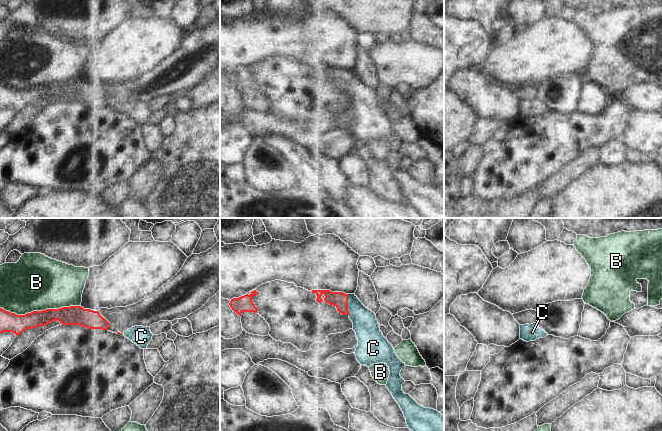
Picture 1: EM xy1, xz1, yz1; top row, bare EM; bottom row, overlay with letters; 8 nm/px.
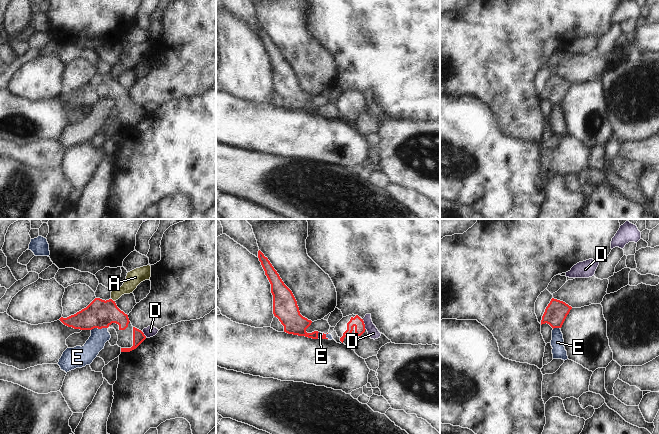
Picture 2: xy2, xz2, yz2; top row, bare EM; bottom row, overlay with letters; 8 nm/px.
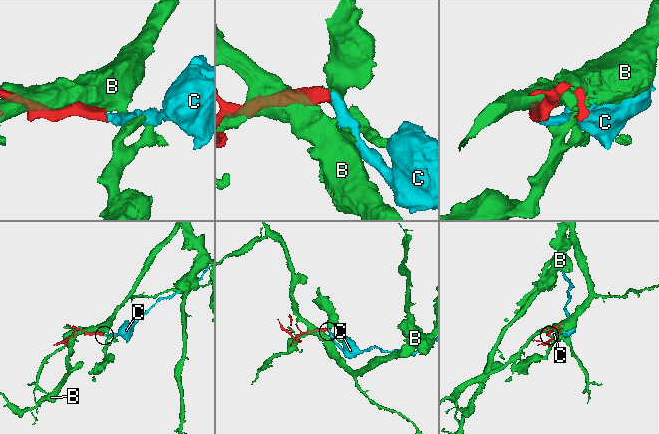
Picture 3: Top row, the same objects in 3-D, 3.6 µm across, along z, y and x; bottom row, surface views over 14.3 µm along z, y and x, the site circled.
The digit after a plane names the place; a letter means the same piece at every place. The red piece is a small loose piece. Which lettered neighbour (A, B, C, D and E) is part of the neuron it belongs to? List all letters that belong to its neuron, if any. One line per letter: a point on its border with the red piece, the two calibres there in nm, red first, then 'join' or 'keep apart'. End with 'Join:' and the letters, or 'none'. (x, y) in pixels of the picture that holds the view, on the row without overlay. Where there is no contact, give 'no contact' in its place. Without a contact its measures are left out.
A: contact xy2 (112, 76); calibres 220 and 120 nm; keep apart
B: contact xy1 (40, 87); calibres 160 and 460 nm; keep apart
C: contact xz1 (347, 80); calibres 130 and 200 nm; join
D: contact xz2 (364, 100); calibres 80 and 90 nm; keep apart
E: contact xy2 (99, 104); calibres 220 and 150 nm; keep apart
Join: C

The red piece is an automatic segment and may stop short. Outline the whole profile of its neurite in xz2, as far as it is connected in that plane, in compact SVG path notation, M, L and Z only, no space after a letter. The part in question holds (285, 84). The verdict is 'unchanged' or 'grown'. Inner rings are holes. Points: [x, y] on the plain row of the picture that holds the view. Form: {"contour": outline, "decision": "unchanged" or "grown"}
{"contour": "M260 26L258 27L258 34L271 60L273 90L284 102L284 108L318 115L318 107L312 109L306 108L306 105L311 101L312 97L300 90L297 77L292 67L284 60L268 34Z", "decision": "unchanged"}

